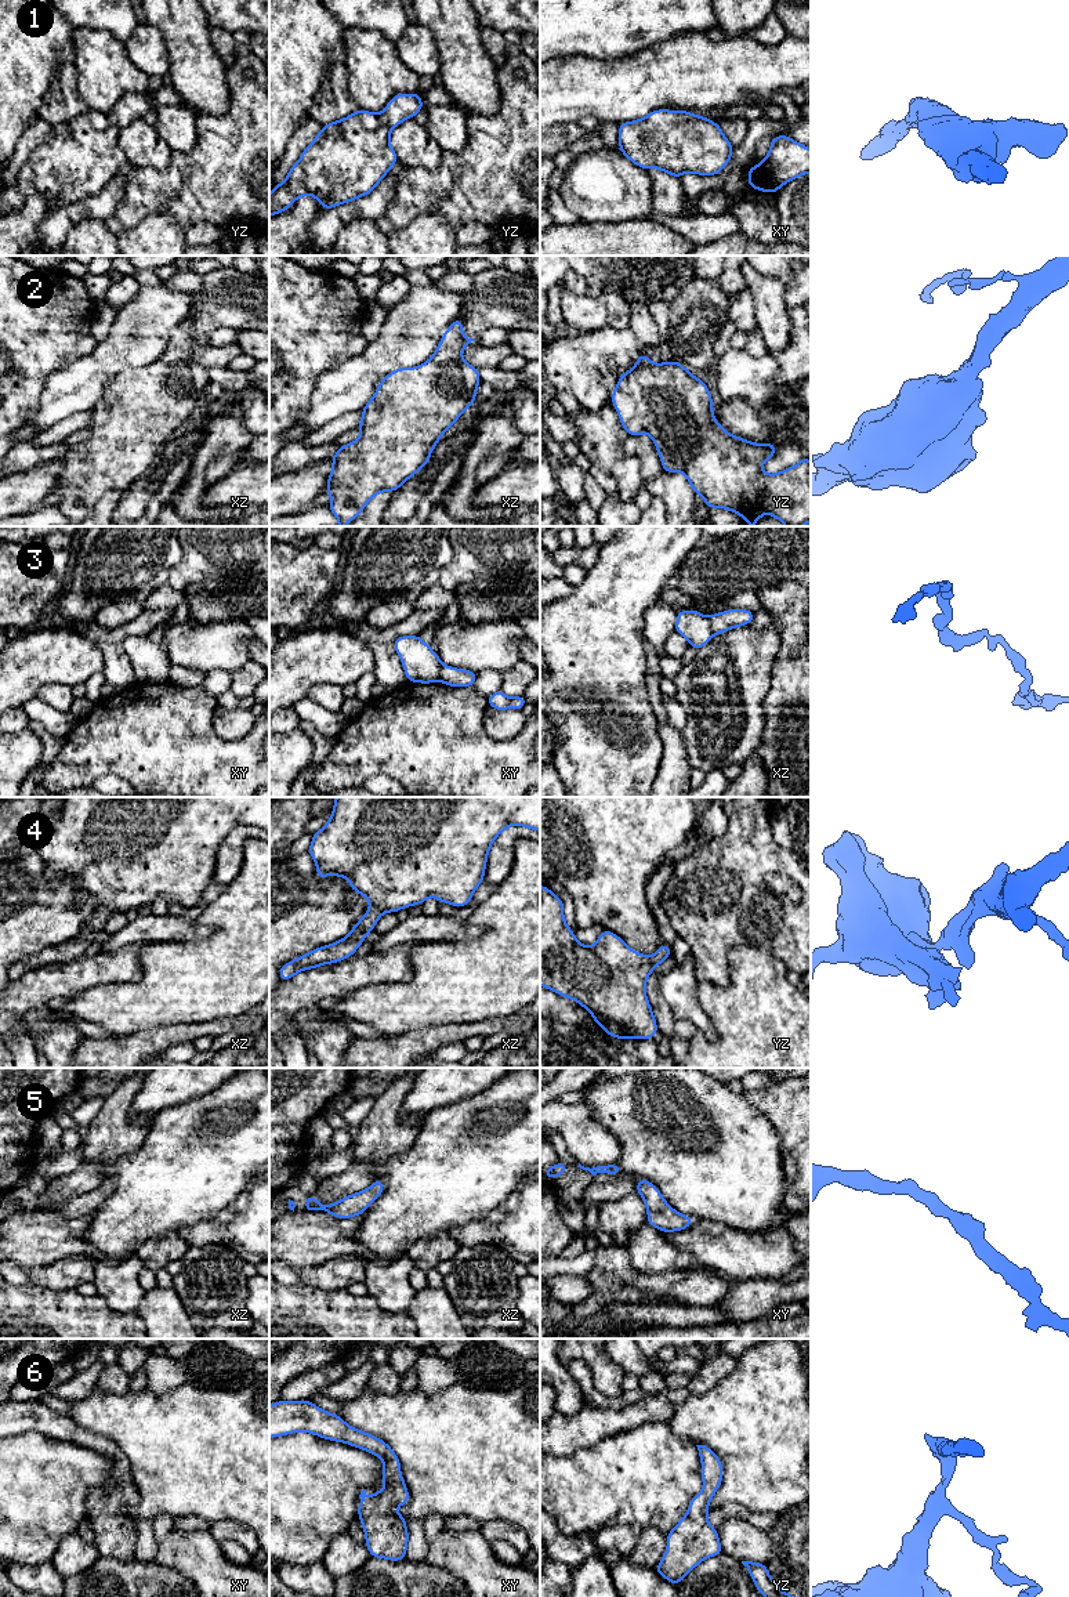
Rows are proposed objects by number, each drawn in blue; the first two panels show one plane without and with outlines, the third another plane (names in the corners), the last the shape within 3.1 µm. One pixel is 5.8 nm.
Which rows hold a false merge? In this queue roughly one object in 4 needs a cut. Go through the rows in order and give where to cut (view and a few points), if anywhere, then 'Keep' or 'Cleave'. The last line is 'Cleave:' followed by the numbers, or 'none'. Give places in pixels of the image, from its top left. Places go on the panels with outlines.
1: No split. Keep
2: No split. Keep
3: Split along xz (707, 618), (713, 634). Cleave
4: No split. Keep
5: No split. Keep
6: No split. Keep
Cleave: 3

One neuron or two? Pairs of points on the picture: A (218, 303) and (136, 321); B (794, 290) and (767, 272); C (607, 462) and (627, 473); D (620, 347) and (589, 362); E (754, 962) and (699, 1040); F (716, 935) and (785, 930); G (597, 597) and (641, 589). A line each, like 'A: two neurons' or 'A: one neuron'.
A: two neurons
B: two neurons
C: two neurons
D: one neuron
E: one neuron
F: one neuron
G: one neuron

